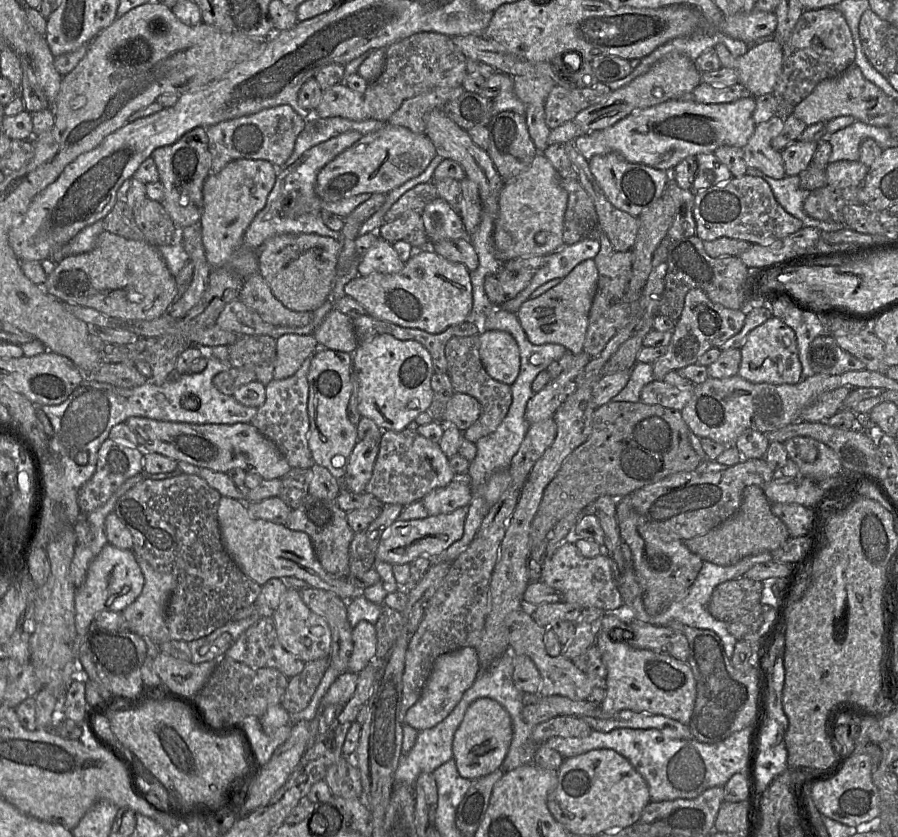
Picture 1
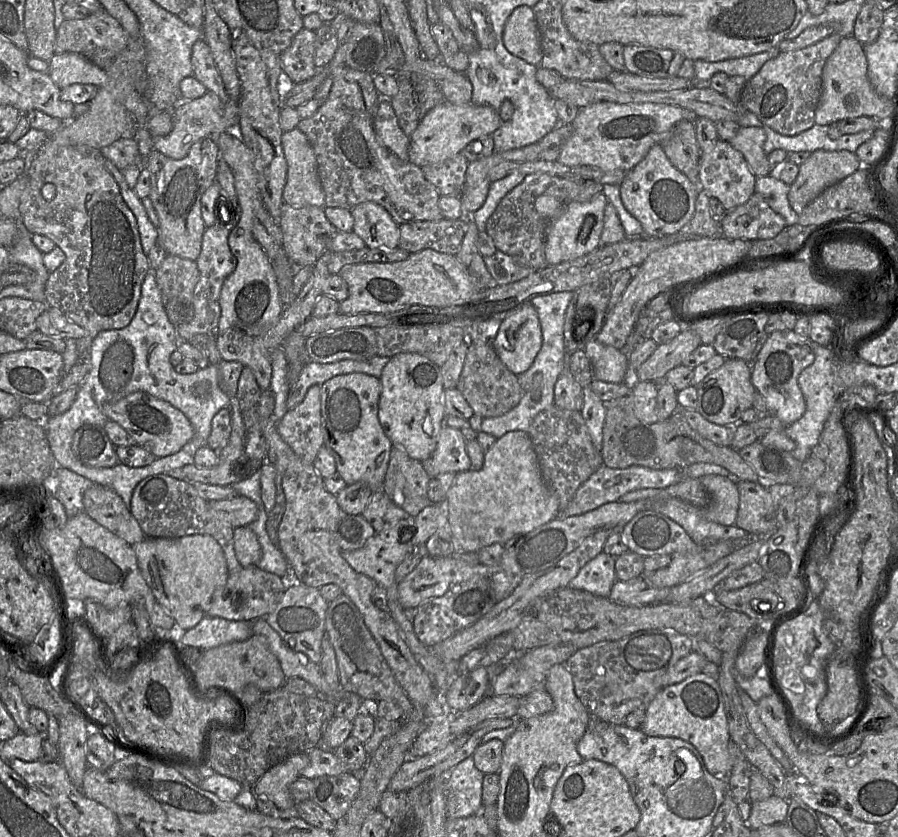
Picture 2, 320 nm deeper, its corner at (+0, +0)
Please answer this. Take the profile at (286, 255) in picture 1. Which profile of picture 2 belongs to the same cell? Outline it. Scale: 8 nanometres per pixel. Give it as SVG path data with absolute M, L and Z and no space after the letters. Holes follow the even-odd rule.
M285 203L281 206L279 227L285 254L296 267L313 266L328 248L328 241L339 231L327 219L324 209L315 206L294 208Z

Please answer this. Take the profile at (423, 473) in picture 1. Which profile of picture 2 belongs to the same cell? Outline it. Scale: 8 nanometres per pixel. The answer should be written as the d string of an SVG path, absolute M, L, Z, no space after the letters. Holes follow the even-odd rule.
M443 426L434 452L421 462L428 476L434 478L444 473L457 474L471 470L466 442L461 430Z

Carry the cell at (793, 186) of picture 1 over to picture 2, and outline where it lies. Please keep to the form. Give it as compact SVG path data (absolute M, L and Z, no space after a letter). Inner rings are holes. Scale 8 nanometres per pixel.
M771 175L756 177L755 180L755 193L762 196L770 208L784 218L786 226L798 223L799 218L789 204L789 189L789 185Z

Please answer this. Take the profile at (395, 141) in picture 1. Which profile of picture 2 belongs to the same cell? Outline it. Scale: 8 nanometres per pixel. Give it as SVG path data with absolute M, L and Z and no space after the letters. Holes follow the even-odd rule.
M443 101L424 116L409 137L408 160L420 168L443 162L460 154L471 142L492 136L502 123L499 112L490 106L472 103L459 106Z

